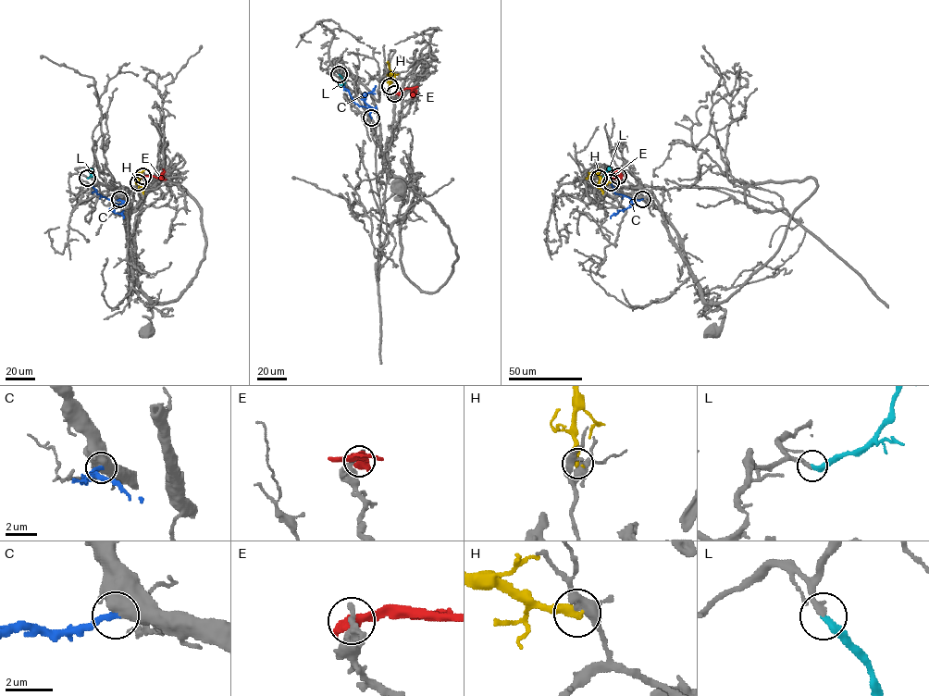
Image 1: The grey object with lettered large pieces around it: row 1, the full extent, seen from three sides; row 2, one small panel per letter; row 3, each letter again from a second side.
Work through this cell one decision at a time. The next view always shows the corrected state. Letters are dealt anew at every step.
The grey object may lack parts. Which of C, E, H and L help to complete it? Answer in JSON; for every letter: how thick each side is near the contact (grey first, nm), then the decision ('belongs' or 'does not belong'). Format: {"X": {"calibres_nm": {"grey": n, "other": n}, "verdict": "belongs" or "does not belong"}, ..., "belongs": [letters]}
{"C": {"calibres_nm": {"grey": 800, "other": 240}, "verdict": "belongs"}, "E": {"calibres_nm": {"grey": 320, "other": 650}, "verdict": "does not belong"}, "H": {"calibres_nm": {"grey": 380, "other": 380}, "verdict": "does not belong"}, "L": {"calibres_nm": {"grey": 280, "other": 320}, "verdict": "belongs"}, "belongs": ["C", "L"]}

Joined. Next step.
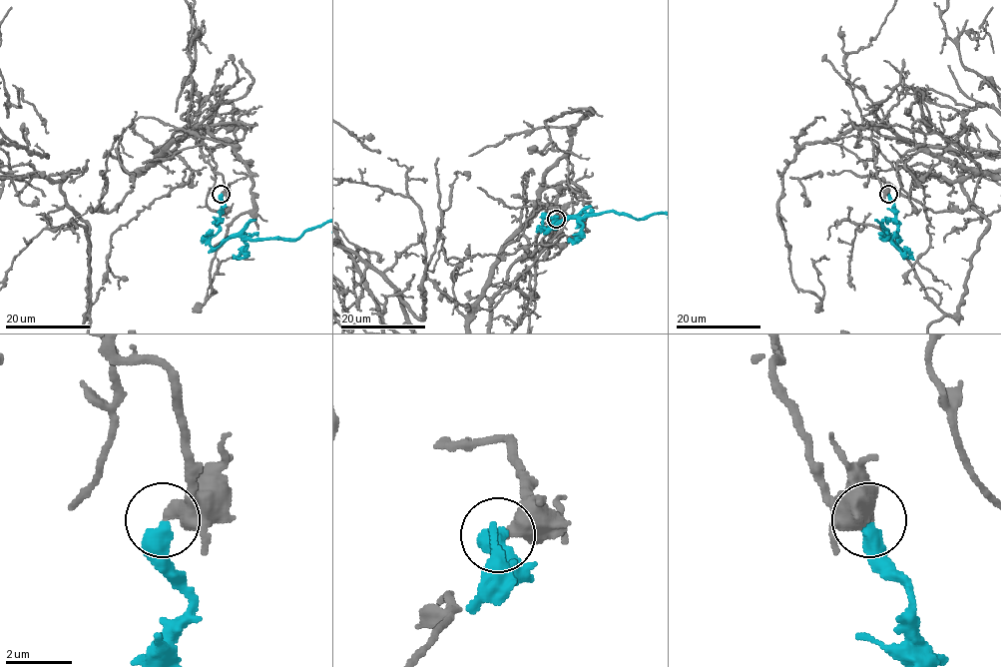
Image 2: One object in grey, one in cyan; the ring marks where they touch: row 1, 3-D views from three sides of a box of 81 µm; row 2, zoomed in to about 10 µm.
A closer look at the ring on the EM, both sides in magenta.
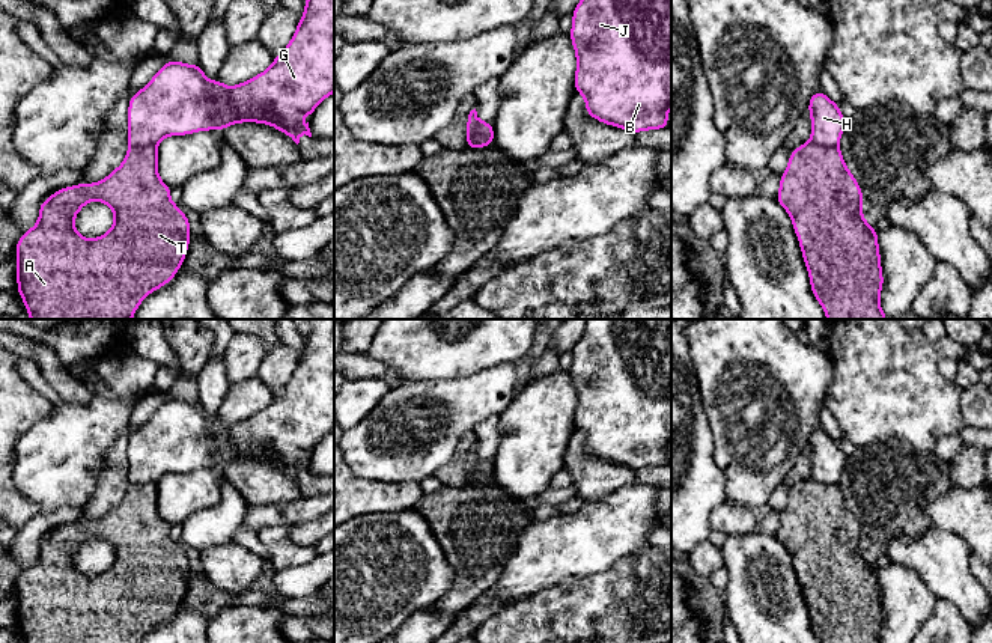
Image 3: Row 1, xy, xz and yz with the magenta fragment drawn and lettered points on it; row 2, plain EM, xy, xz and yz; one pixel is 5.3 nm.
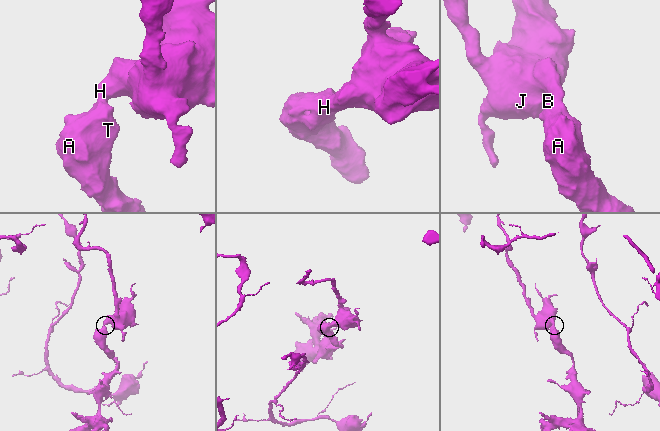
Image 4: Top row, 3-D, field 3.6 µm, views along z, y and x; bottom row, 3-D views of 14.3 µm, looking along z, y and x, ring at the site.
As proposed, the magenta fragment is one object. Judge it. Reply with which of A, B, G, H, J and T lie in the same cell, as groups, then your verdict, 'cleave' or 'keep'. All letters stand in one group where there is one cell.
groups A T / B G H J; cleave

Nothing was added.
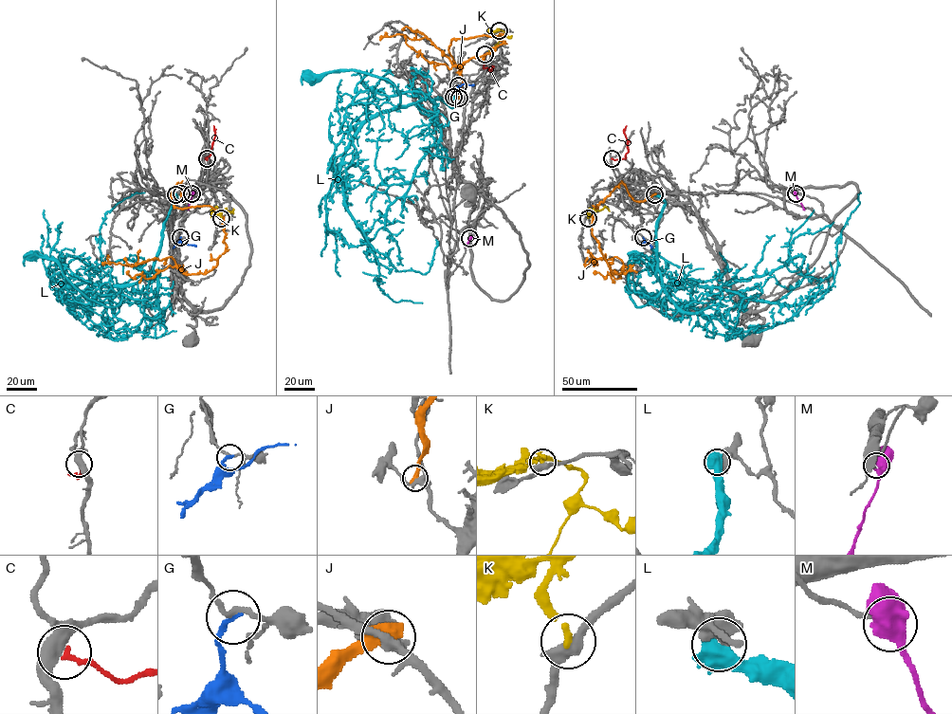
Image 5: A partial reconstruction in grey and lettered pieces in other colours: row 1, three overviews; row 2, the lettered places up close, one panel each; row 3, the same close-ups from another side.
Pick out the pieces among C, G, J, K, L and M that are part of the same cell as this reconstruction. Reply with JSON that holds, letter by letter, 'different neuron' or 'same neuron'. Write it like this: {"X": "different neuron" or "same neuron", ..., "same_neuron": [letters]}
{"C": "same neuron", "G": "different neuron", "J": "different neuron", "K": "different neuron", "L": "different neuron", "M": "same neuron", "same_neuron": ["C", "M"]}

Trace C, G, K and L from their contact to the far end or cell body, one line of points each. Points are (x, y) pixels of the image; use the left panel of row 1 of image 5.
C: (207, 158), (215, 135), (213, 125)
G: (180, 237), (183, 243), (196, 247)
K: (221, 218), (220, 213), (226, 209), (219, 210), (216, 207), (211, 210)
L: (175, 194), (149, 273), (130, 284), (67, 287), (66, 300), (89, 305), (100, 294), (105, 212), (144, 192)

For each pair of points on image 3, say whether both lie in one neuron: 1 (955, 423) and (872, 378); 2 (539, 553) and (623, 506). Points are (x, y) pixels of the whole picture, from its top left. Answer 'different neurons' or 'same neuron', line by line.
1: same neuron
2: same neuron

